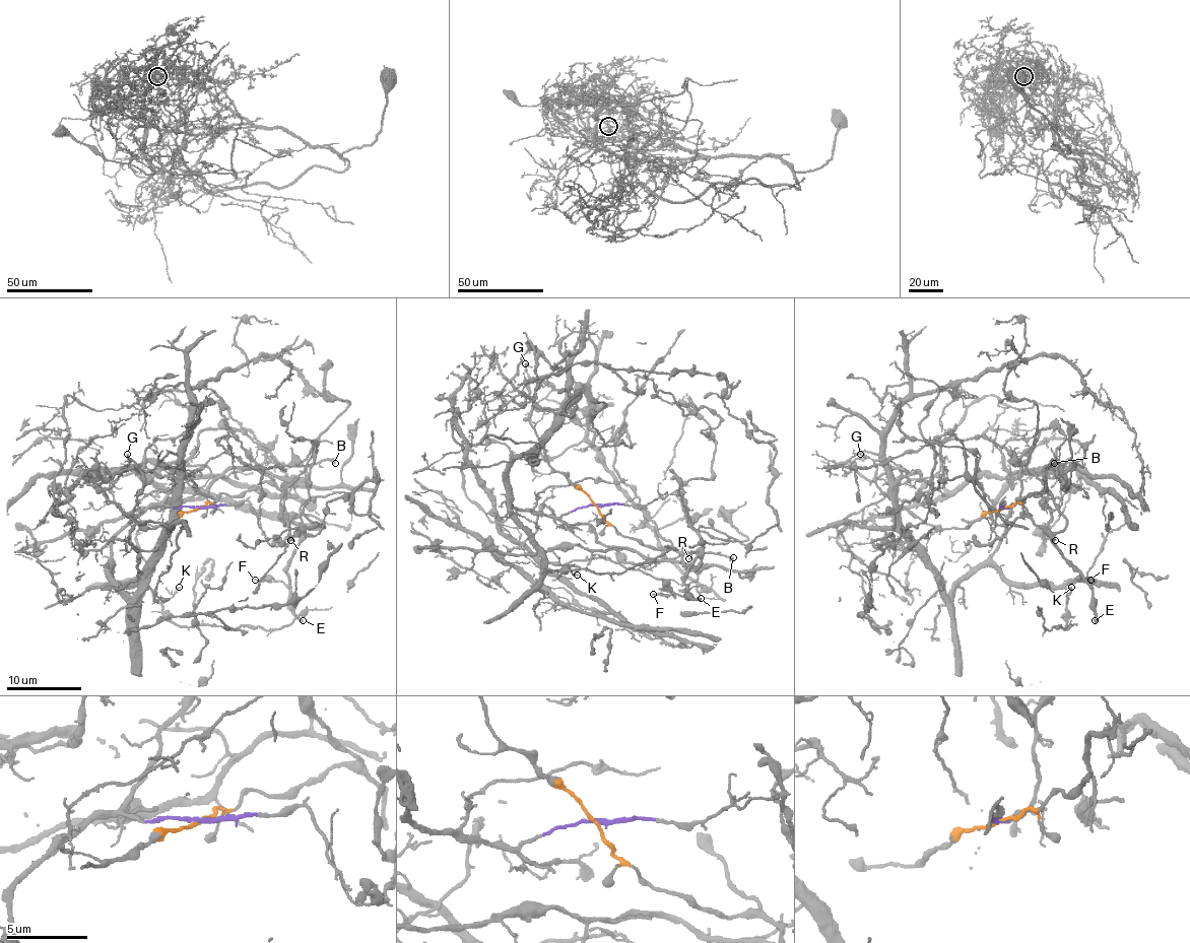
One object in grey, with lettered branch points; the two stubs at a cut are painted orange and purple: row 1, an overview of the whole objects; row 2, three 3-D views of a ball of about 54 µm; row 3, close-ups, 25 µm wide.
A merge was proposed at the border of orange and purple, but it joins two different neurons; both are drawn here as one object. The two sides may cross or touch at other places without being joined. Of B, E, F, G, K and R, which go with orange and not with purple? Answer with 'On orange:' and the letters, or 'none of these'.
On orange: E, F, G, R

